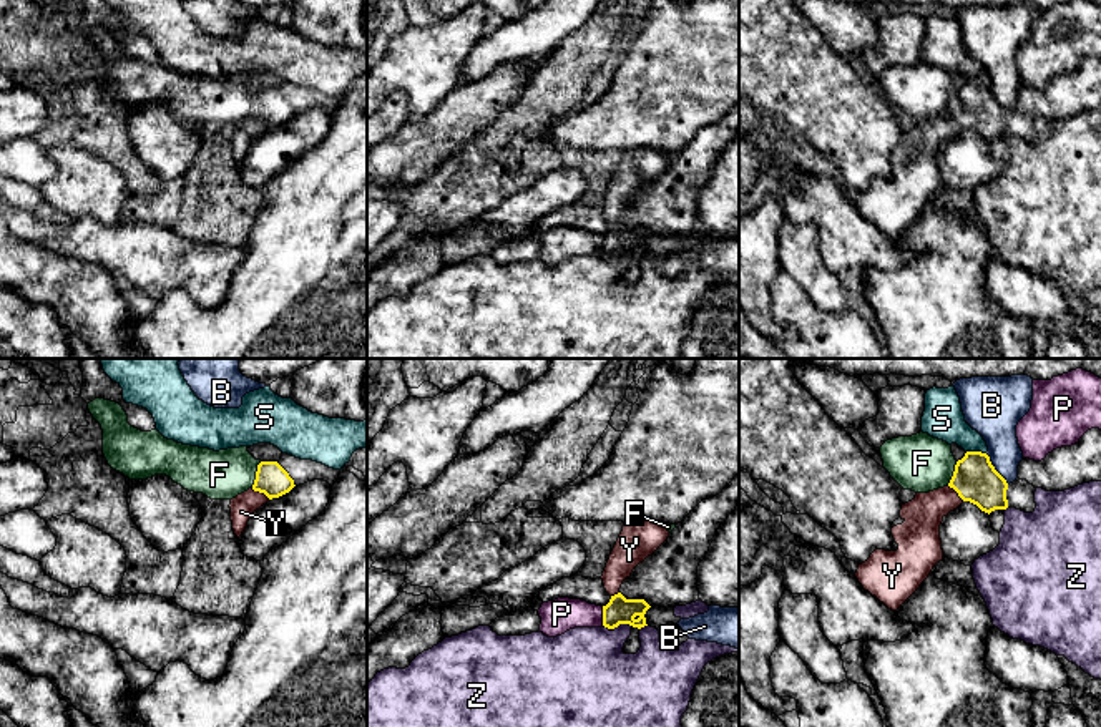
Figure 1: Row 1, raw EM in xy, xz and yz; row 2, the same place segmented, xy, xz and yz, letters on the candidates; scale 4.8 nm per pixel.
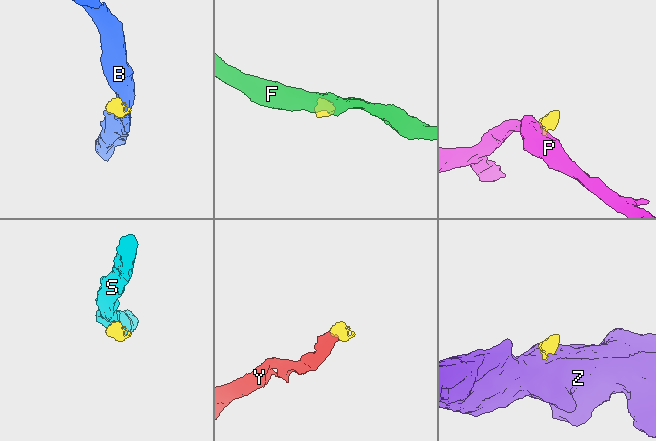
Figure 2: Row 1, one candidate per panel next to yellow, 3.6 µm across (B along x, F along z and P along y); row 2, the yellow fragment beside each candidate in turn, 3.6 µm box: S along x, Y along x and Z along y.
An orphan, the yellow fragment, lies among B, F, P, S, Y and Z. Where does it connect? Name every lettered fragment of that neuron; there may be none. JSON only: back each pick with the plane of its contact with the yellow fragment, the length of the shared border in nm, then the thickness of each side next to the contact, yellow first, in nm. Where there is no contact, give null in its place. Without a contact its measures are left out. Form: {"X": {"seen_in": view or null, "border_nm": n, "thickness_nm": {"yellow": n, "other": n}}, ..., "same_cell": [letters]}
{"Y": {"seen_in": "xy", "border_nm": 110, "thickness_nm": {"yellow": 160, "other": 120}}, "same_cell": ["Y"]}

